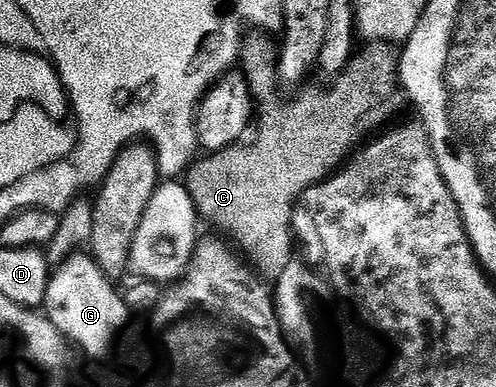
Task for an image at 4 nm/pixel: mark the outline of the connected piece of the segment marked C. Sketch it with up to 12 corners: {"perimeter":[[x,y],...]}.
{"perimeter":[[392,46],[281,103],[279,47],[239,47],[257,136],[183,182],[258,276],[294,262],[293,206],[401,111]]}

